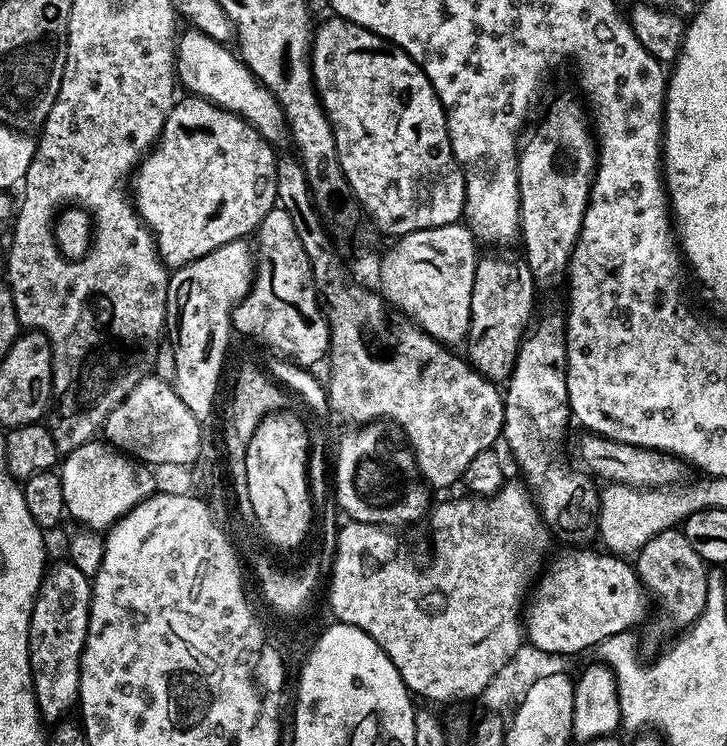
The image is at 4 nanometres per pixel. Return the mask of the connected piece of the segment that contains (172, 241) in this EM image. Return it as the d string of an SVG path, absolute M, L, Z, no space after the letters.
M188 98L185 104L177 103L173 107L172 112L166 118L163 130L160 132L159 140L156 141L151 152L140 162L130 184L130 192L134 197L136 213L140 215L140 219L144 221L152 235L156 237L156 248L160 251L160 259L164 261L169 269L187 269L189 265L194 265L197 260L203 260L205 256L212 255L219 248L225 248L228 244L235 243L236 240L244 240L248 238L248 235L251 234L252 236L257 231L268 212L277 207L278 204L276 198L276 161L278 152L275 152L272 148L275 147L247 120L241 119L240 116L233 112L225 111L224 108L216 107L208 100Z

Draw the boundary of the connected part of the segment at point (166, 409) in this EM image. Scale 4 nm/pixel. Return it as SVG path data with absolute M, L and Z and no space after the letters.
M149 376L143 379L122 405L121 414L108 416L104 427L105 439L119 451L145 465L184 466L195 465L204 452L202 447L202 424L187 410L178 398L175 387L163 378Z

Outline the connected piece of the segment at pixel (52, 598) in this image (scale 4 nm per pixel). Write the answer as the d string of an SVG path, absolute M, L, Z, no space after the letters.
M63 562L45 575L36 605L32 607L32 617L28 627L28 661L32 663L32 690L41 713L52 722L61 719L60 712L67 708L75 709L80 698L80 656L84 653L84 643L88 637L89 612L92 607L91 579L78 566Z

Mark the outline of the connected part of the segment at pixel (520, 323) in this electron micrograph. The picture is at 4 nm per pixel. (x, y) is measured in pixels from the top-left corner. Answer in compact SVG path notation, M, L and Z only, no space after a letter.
M496 250L494 254L481 255L477 259L474 276L474 286L471 288L471 326L469 328L469 341L474 341L469 361L473 367L487 380L493 382L507 381L512 372L513 364L517 358L517 350L524 339L531 322L533 321L536 309L534 302L538 289L533 282L533 274L528 264L521 255L516 255L512 250Z

